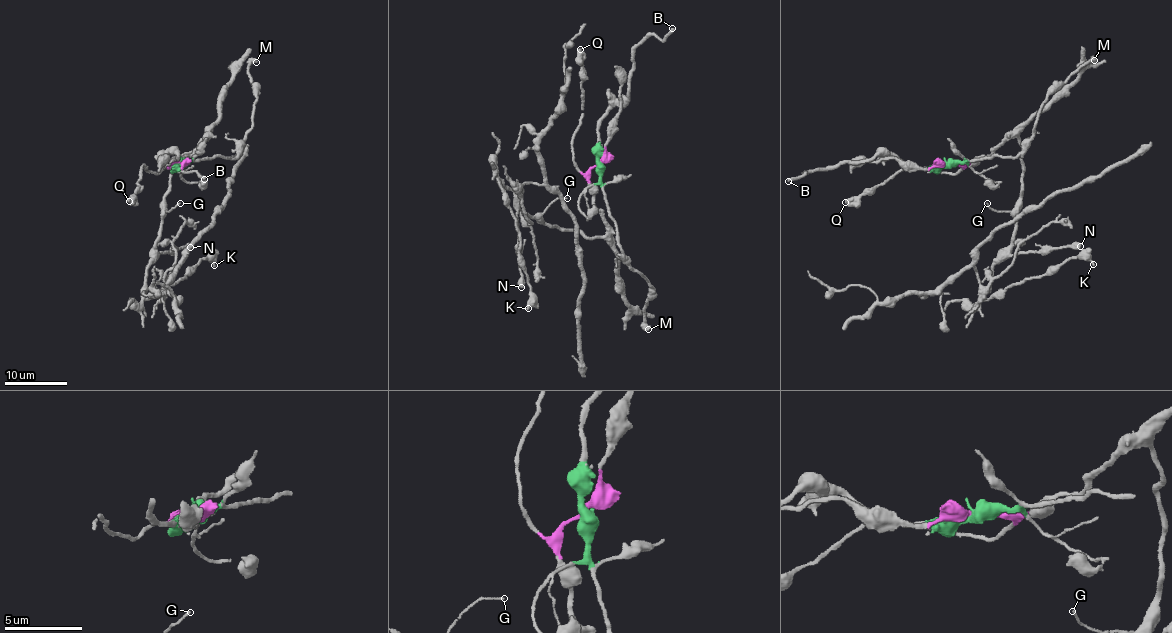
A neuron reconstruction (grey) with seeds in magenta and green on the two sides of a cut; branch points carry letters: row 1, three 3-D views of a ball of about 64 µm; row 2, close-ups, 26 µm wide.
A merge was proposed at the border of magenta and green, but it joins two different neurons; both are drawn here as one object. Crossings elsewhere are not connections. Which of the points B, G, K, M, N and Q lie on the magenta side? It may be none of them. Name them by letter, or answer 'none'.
G, K, N, Q

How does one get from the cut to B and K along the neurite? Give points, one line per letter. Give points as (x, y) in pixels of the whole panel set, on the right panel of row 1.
B: (948, 163), (912, 168), (895, 156), (877, 154), (866, 160), (805, 173), (787, 180)
K: (949, 163), (974, 163), (1015, 136), (1022, 146), (1014, 240), (984, 296), (1053, 274), (1073, 257), (1093, 265)

